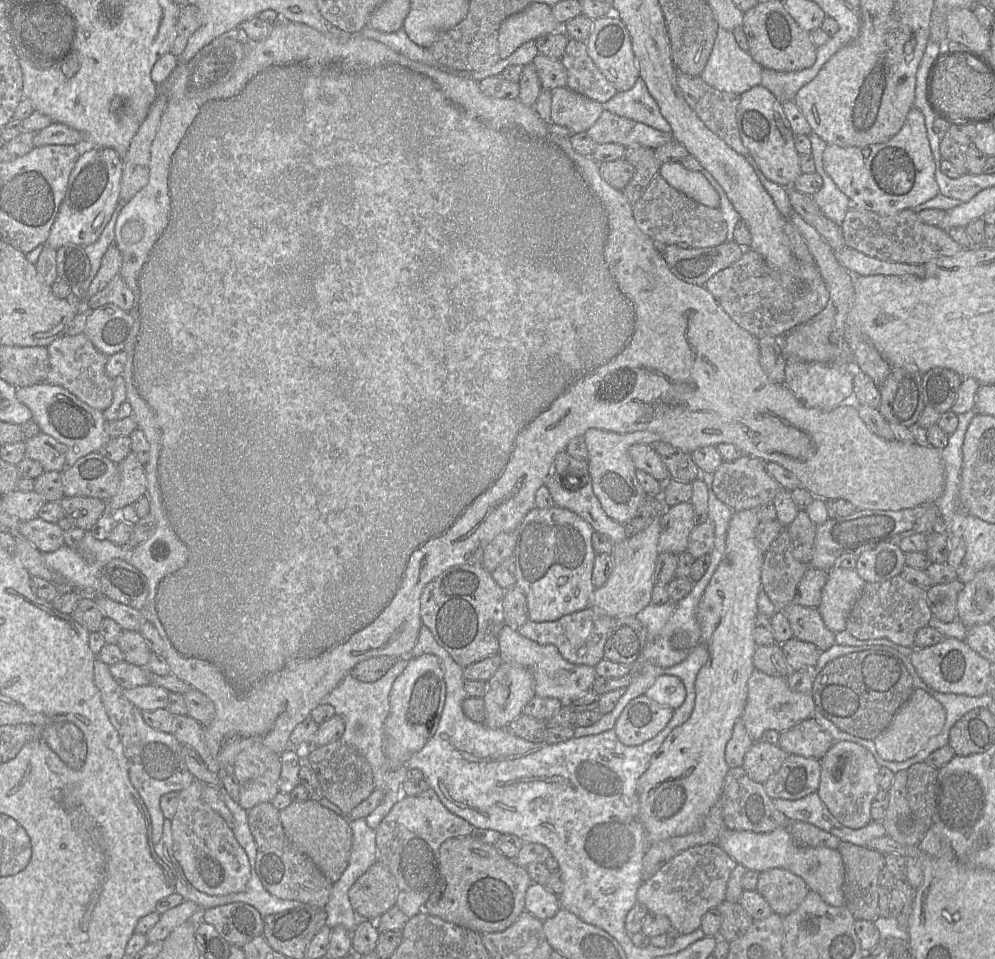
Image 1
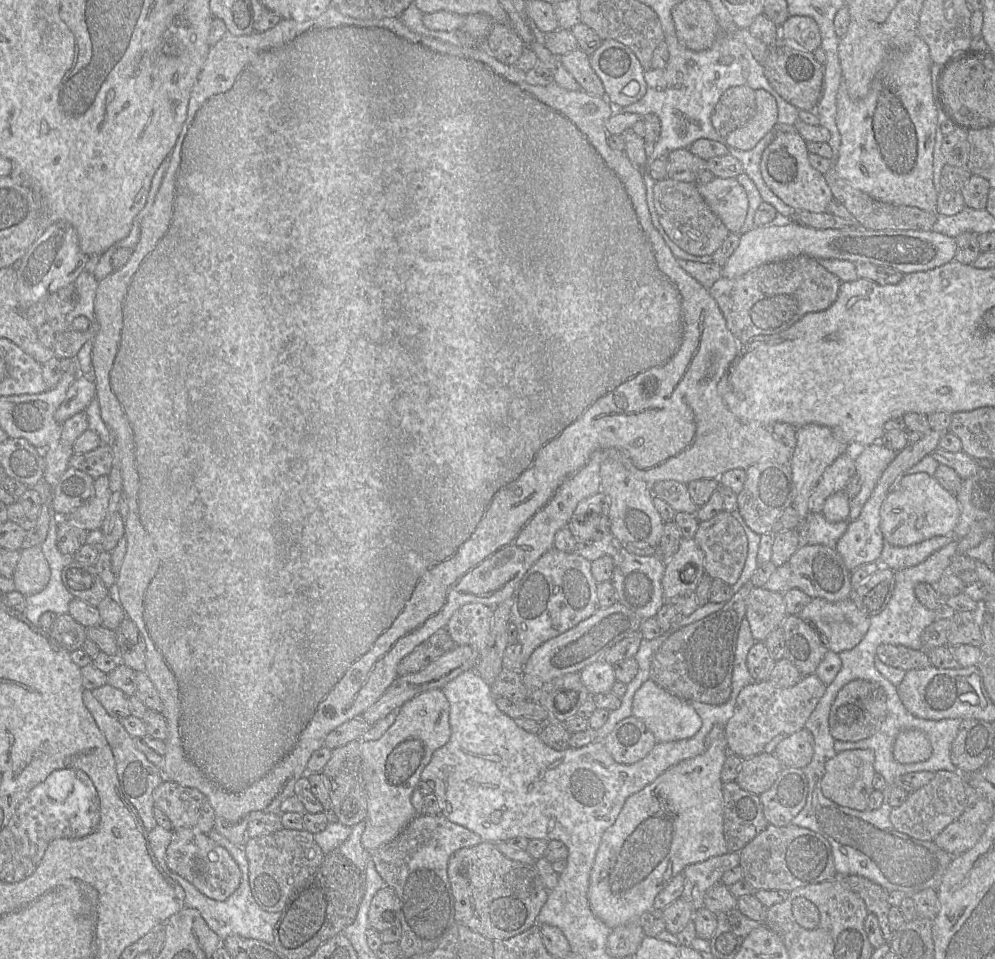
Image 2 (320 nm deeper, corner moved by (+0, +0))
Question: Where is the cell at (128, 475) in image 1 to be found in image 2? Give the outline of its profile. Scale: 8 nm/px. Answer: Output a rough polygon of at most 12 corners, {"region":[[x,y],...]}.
{"region":[[108,475],[94,480],[90,499],[66,518],[88,532],[108,509]]}

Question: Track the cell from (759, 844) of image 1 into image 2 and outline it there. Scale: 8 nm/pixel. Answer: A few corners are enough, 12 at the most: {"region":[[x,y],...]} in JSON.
{"region":[[725,725],[629,796],[590,874],[610,929],[730,852]]}

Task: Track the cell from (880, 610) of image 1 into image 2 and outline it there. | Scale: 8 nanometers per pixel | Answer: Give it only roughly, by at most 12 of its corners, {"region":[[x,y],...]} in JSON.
{"region":[[881,644],[876,656],[904,671],[932,665],[927,651]]}

